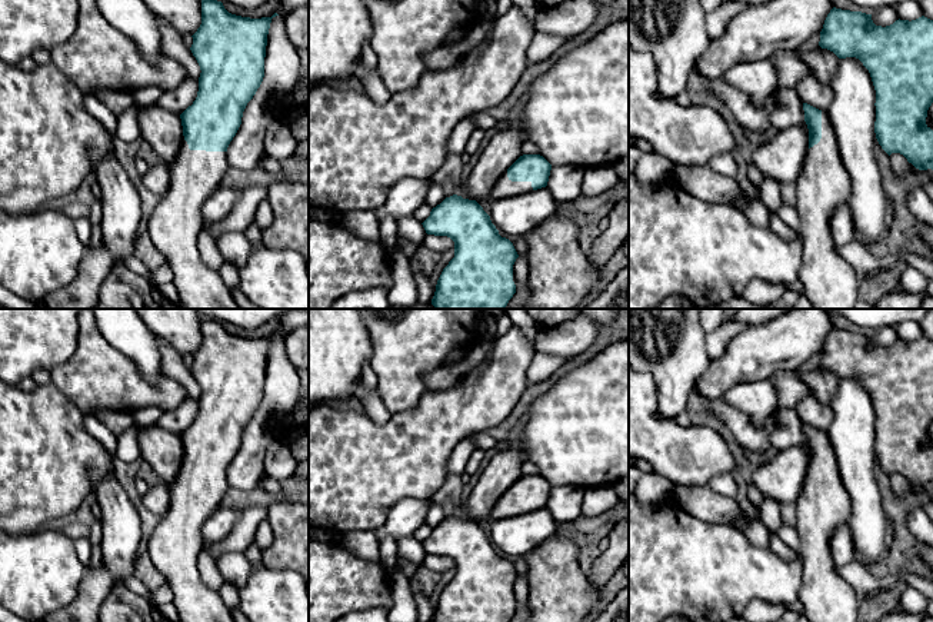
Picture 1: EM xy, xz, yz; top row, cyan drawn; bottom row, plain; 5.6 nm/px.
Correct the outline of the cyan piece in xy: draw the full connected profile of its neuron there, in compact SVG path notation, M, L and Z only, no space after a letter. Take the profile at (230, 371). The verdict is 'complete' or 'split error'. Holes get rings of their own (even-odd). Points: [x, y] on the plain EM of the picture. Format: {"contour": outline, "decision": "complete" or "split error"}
{"contour": "M201 320L201 345L191 356L190 367L201 390L199 412L193 425L180 435L184 459L169 483L169 509L147 542L150 562L173 591L179 622L234 622L219 592L201 582L196 559L203 551L203 525L220 508L229 489L227 468L241 445L247 423L263 402L267 355L276 336L241 337L229 333L221 322Z", "decision": "split error"}

